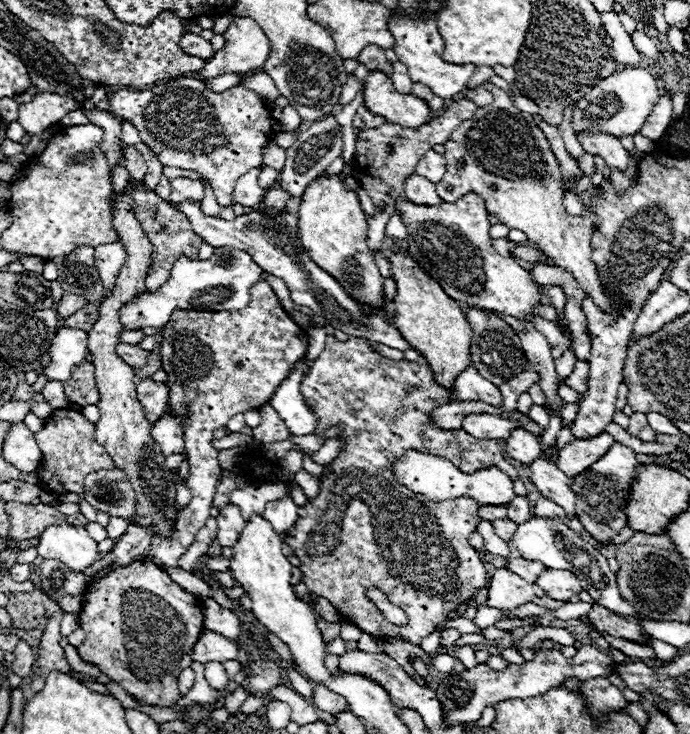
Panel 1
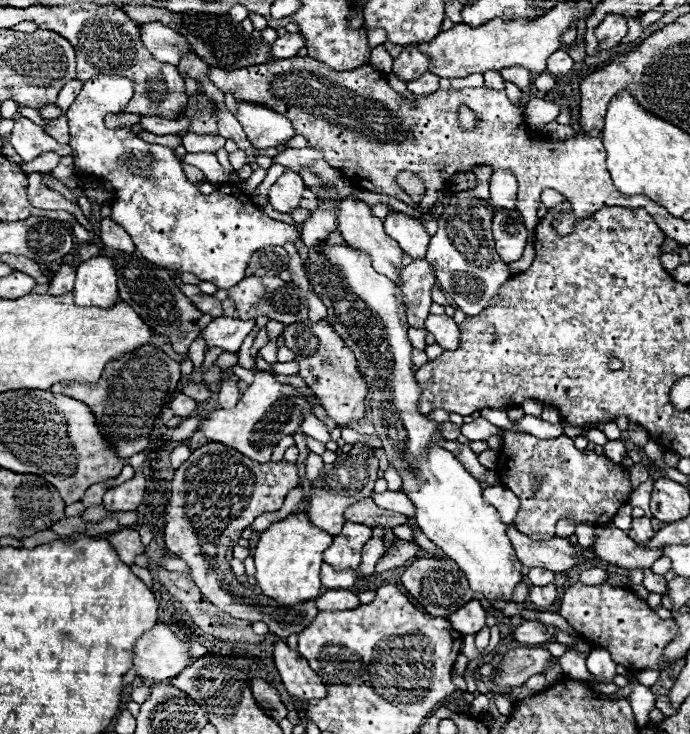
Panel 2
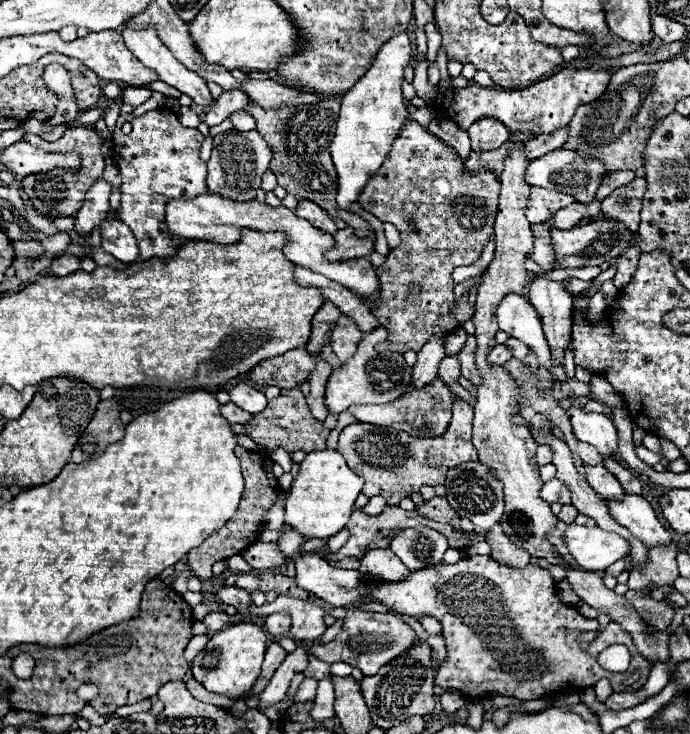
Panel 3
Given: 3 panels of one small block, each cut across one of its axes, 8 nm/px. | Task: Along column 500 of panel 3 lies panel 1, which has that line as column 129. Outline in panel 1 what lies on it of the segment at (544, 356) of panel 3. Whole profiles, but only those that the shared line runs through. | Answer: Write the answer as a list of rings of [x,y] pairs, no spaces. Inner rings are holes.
[[[216,248],[212,258],[208,260],[190,260],[186,256],[178,258],[170,270],[170,278],[166,280],[166,284],[162,288],[158,288],[156,292],[144,292],[138,298],[134,298],[134,302],[122,306],[122,324],[128,330],[144,330],[144,328],[162,328],[166,326],[166,322],[170,320],[170,314],[180,308],[180,310],[242,310],[248,306],[250,302],[250,286],[264,280],[262,278],[262,268],[252,262],[250,254],[242,252],[242,250],[234,250],[234,248]]]

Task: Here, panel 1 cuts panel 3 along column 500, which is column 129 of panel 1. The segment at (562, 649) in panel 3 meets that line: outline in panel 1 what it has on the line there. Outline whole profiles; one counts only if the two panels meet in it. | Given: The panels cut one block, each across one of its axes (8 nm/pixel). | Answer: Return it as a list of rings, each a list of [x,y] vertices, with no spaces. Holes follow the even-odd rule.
[[[142,560],[120,570],[112,570],[104,578],[92,580],[84,590],[84,604],[78,614],[78,622],[86,632],[86,640],[78,646],[80,658],[118,682],[132,698],[138,700],[138,704],[168,708],[180,700],[178,674],[184,668],[190,668],[192,648],[204,630],[202,604],[196,596],[172,582],[164,570]]]

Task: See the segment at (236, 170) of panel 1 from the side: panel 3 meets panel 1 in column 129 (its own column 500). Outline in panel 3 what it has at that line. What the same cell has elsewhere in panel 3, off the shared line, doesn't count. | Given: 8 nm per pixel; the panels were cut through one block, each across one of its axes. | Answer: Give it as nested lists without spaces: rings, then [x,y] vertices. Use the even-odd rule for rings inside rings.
[[[560,70],[558,74],[522,90],[498,90],[498,88],[482,88],[482,86],[466,86],[454,92],[454,102],[444,106],[438,116],[448,116],[458,126],[466,130],[470,122],[490,114],[498,118],[510,130],[538,130],[544,134],[546,130],[554,130],[554,126],[566,126],[576,114],[576,108],[586,102],[594,102],[594,98],[602,96],[608,88],[612,72],[608,70]]]

